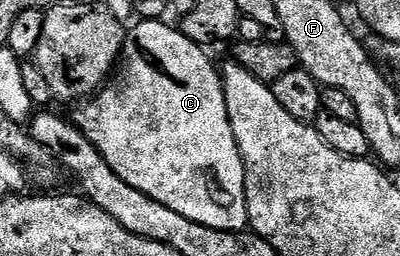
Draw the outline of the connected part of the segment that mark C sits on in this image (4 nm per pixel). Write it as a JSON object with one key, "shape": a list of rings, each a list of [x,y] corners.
{"shape":[[[141,19],[138,25],[131,29],[131,39],[126,40],[123,50],[123,64],[116,74],[112,83],[106,84],[96,95],[88,98],[80,106],[77,114],[72,114],[73,124],[95,143],[99,155],[107,159],[111,171],[123,179],[123,183],[131,183],[135,191],[143,191],[155,203],[163,203],[163,207],[171,207],[171,211],[179,211],[186,219],[191,219],[195,223],[203,223],[203,227],[212,229],[222,229],[232,233],[244,230],[249,225],[249,212],[247,211],[247,195],[245,194],[245,164],[239,155],[239,147],[235,143],[235,135],[231,131],[231,119],[227,115],[227,99],[225,98],[225,83],[221,79],[218,66],[213,66],[213,61],[208,57],[206,50],[202,46],[191,43],[187,35],[183,35],[180,28],[164,25],[166,22],[161,19]]]}

